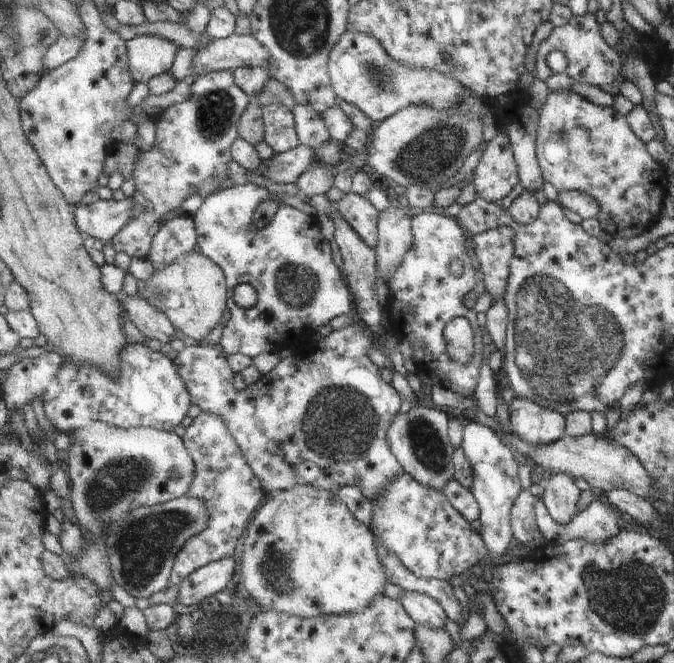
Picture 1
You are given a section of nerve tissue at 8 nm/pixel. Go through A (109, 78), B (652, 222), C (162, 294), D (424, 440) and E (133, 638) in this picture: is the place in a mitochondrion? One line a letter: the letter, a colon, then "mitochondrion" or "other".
A: other
B: other
C: mitochondrion
D: mitochondrion
E: other

